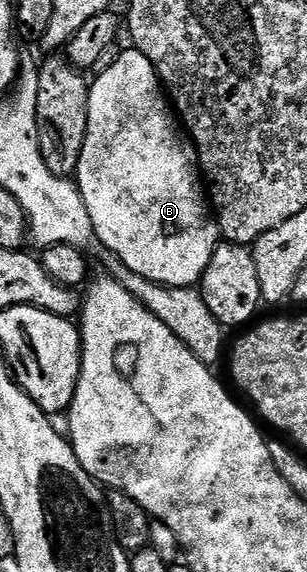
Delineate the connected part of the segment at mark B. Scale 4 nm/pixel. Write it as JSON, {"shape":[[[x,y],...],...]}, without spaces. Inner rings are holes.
{"shape":[[[128,49],[128,51],[121,52],[115,60],[113,59],[98,72],[100,75],[96,77],[95,83],[93,79],[89,87],[89,125],[85,145],[81,149],[81,161],[77,172],[79,192],[85,201],[85,209],[89,209],[89,217],[93,221],[93,229],[97,237],[125,266],[133,269],[133,273],[141,273],[141,277],[166,287],[195,287],[209,265],[209,257],[213,257],[215,247],[221,242],[219,225],[209,206],[209,195],[205,190],[204,180],[197,177],[197,163],[193,158],[192,148],[185,138],[185,131],[180,120],[173,114],[168,92],[159,82],[159,75],[153,69],[149,57],[145,57],[137,50]]]}

